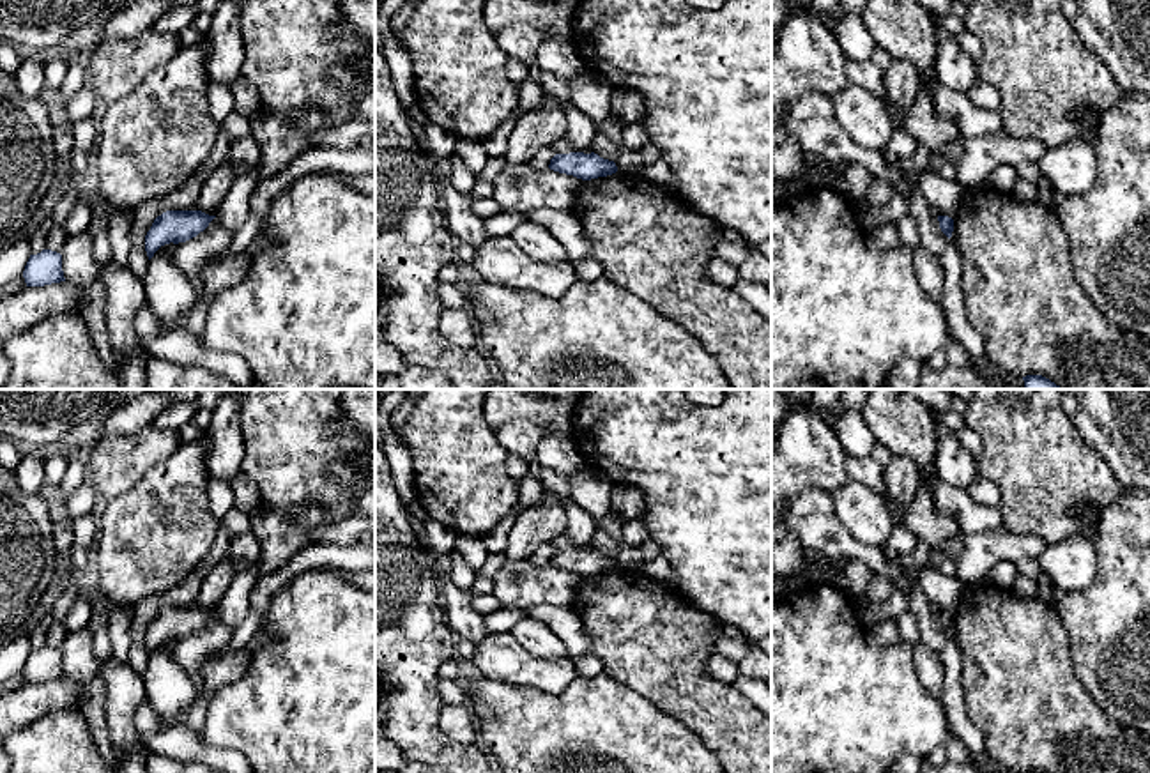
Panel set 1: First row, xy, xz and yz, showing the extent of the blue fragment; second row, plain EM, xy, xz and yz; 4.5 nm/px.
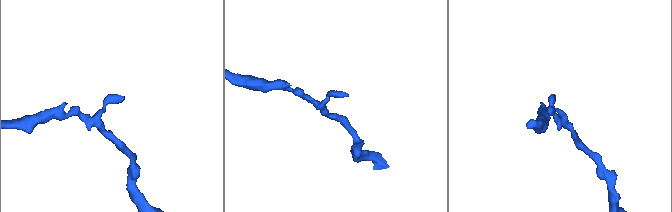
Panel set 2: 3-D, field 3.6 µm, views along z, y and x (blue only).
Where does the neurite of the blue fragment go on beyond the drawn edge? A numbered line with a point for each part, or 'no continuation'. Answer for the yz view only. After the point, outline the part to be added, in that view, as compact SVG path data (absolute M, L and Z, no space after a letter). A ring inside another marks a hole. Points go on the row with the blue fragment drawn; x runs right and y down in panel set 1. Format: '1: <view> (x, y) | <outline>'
no continuation

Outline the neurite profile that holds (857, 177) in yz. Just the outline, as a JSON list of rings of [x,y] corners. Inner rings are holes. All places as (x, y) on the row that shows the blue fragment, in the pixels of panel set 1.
[[[858,163],[846,165],[844,177],[847,186],[847,200],[862,207],[865,191],[874,177]]]

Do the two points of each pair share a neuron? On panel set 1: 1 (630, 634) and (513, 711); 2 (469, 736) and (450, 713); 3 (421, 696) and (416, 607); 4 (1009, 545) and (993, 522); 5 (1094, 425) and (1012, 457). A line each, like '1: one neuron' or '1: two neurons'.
1: two neurons
2: one neuron
3: one neuron
4: two neurons
5: two neurons

